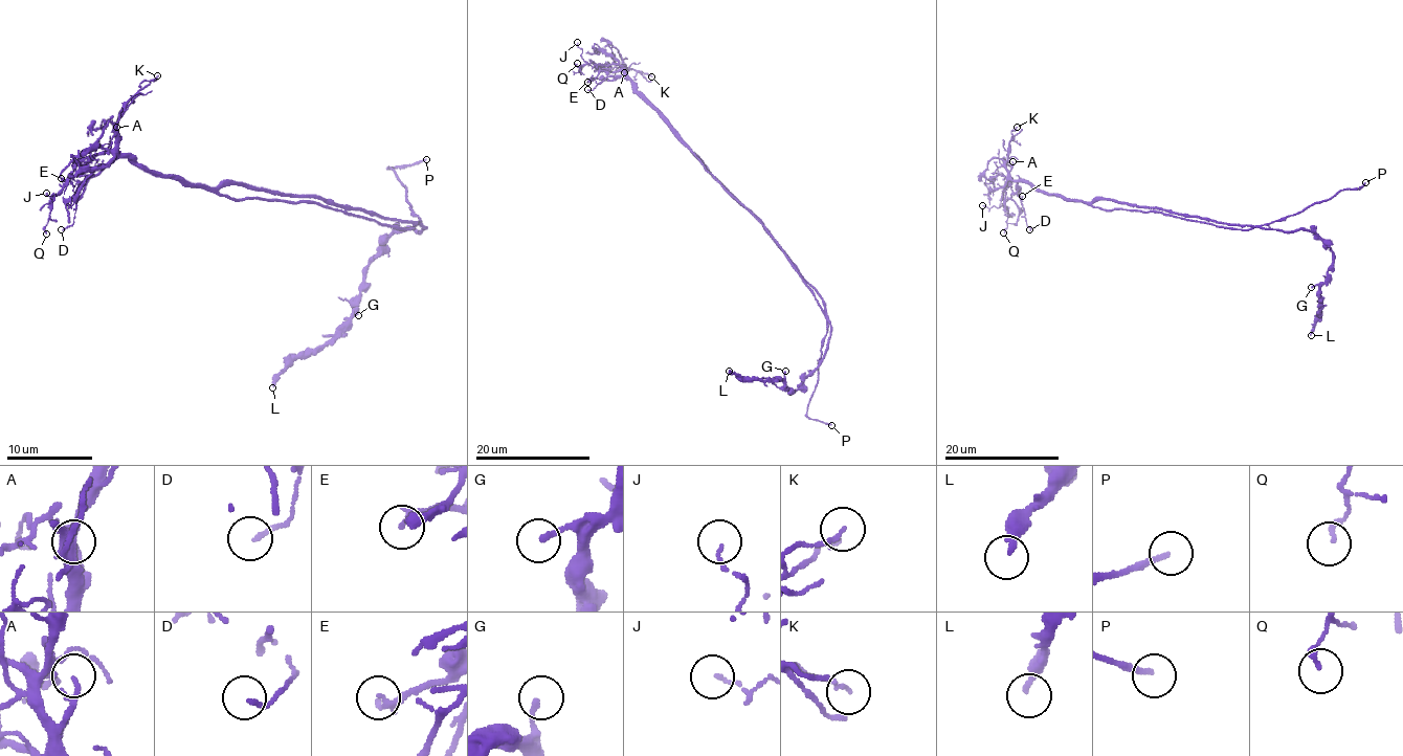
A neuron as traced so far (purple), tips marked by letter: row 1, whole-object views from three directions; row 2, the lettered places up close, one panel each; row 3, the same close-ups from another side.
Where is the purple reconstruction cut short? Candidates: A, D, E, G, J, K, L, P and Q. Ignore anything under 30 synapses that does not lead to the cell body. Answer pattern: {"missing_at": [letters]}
{"missing_at": ["P"]}

